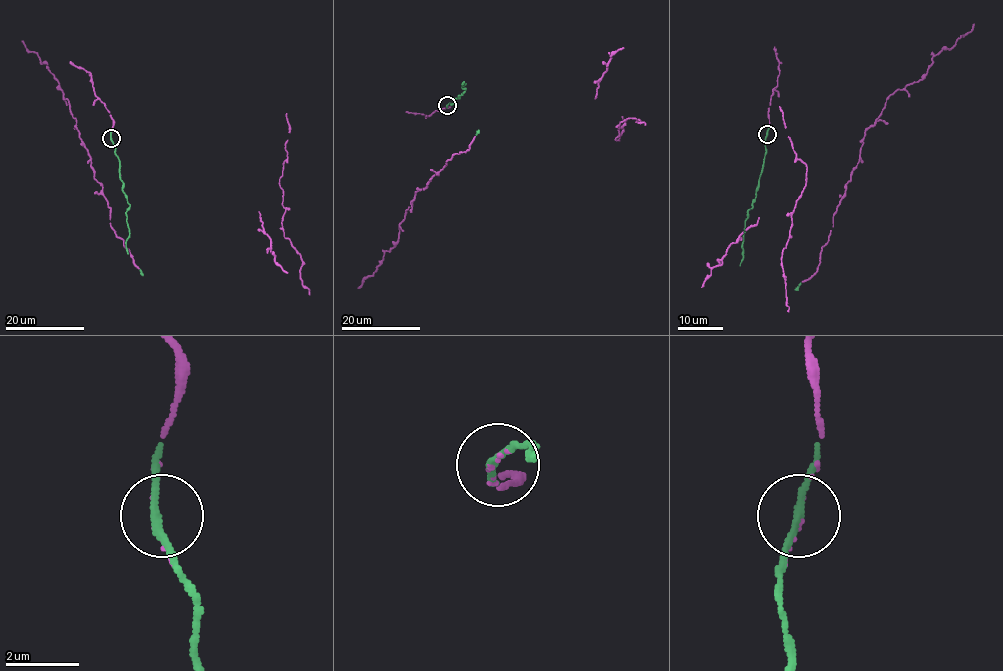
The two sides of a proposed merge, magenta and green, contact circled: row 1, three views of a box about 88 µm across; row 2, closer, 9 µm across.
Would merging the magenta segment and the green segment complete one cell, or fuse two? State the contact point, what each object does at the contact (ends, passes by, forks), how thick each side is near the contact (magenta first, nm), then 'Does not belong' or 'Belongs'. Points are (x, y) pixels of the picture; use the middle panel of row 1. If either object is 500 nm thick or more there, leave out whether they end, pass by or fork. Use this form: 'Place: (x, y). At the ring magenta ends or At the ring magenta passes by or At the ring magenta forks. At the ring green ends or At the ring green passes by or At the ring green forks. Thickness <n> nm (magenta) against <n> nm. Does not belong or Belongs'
Place: (447, 105). At the ring magenta ends. At the ring green passes by. Thickness 50 nm (magenta) against 190 nm. Belongs

